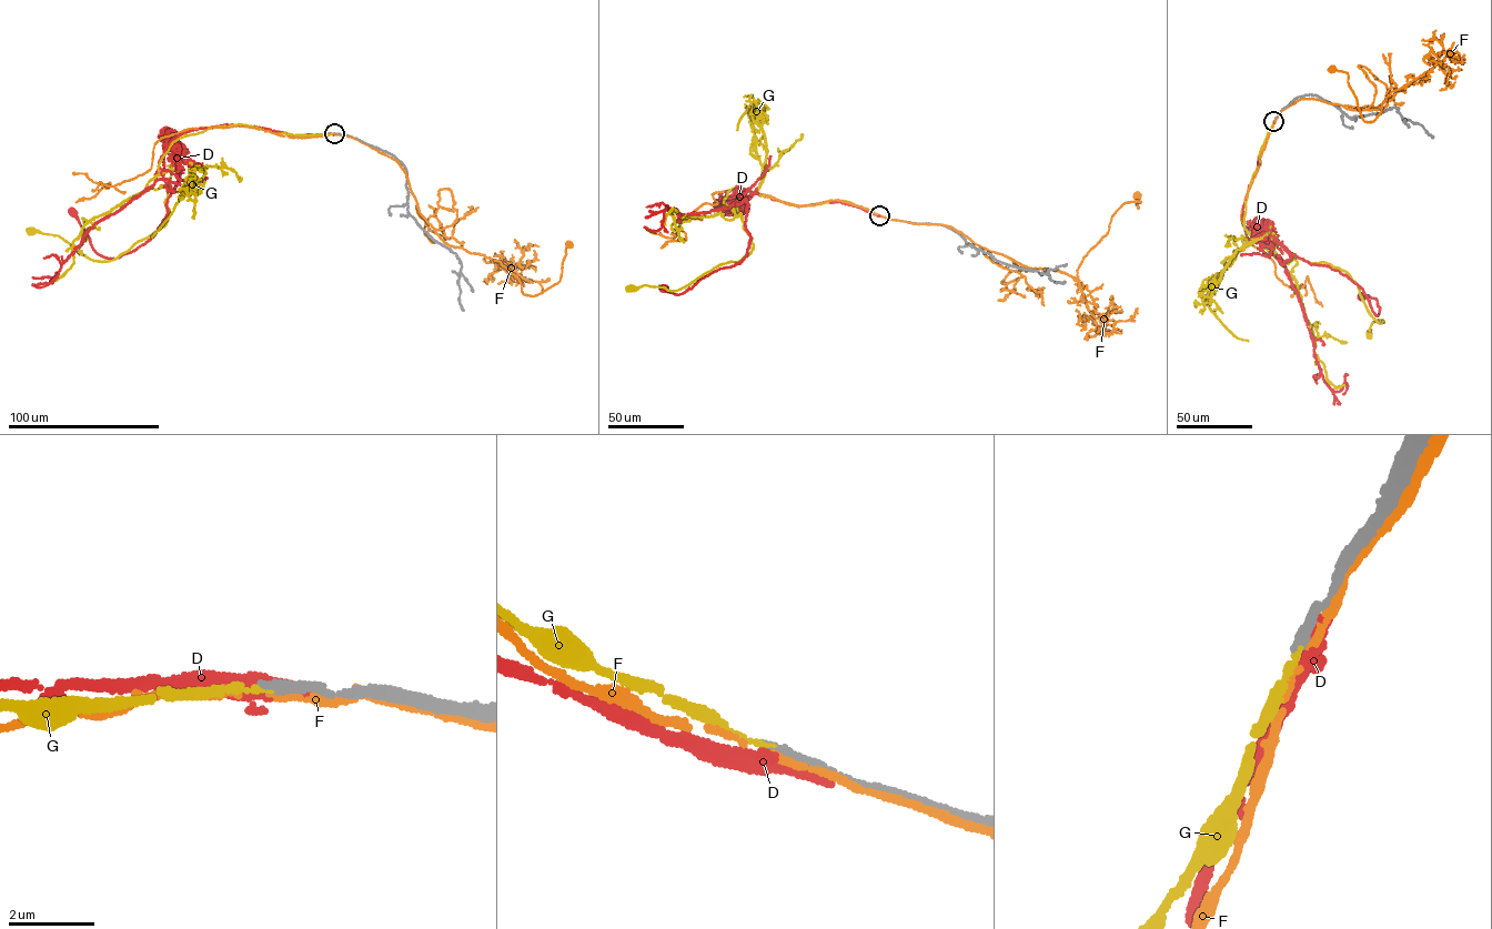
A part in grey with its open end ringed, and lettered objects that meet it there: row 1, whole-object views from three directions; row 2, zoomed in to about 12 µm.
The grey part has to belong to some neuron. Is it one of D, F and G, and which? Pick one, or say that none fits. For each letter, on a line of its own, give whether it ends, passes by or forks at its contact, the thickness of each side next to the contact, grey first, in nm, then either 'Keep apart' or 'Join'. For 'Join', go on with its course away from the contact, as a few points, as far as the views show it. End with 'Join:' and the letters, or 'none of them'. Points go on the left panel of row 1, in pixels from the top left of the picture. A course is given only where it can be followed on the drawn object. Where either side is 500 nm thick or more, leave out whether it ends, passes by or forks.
D: It ends there. Thickness 280 nm (grey) against 360 nm. Keep apart
F: It passes by. Thickness 180 nm (grey) against 180 nm. Keep apart
G: It ends there. Thickness 220 nm (grey) against 150 nm. Join. Its course: (334, 133), (239, 124), (179, 138), (158, 169), (172, 164), (165, 224), (107, 261), (31, 231)
Join: G

